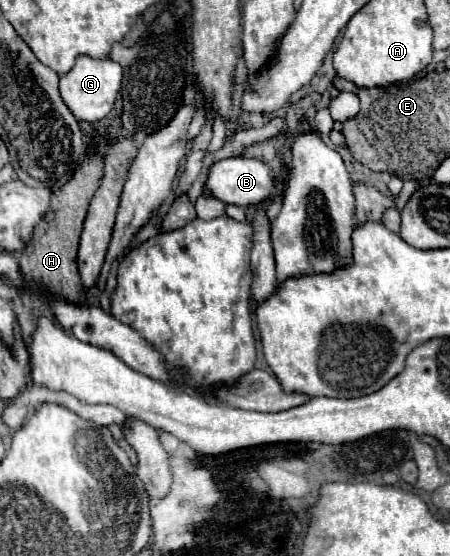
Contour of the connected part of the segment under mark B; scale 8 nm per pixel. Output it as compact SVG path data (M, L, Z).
M230 157L230 159L220 159L208 169L208 179L202 185L202 195L204 197L214 197L220 199L222 203L232 203L232 205L258 205L264 199L270 197L272 193L272 177L270 169L266 163L258 159L244 159L244 157Z

